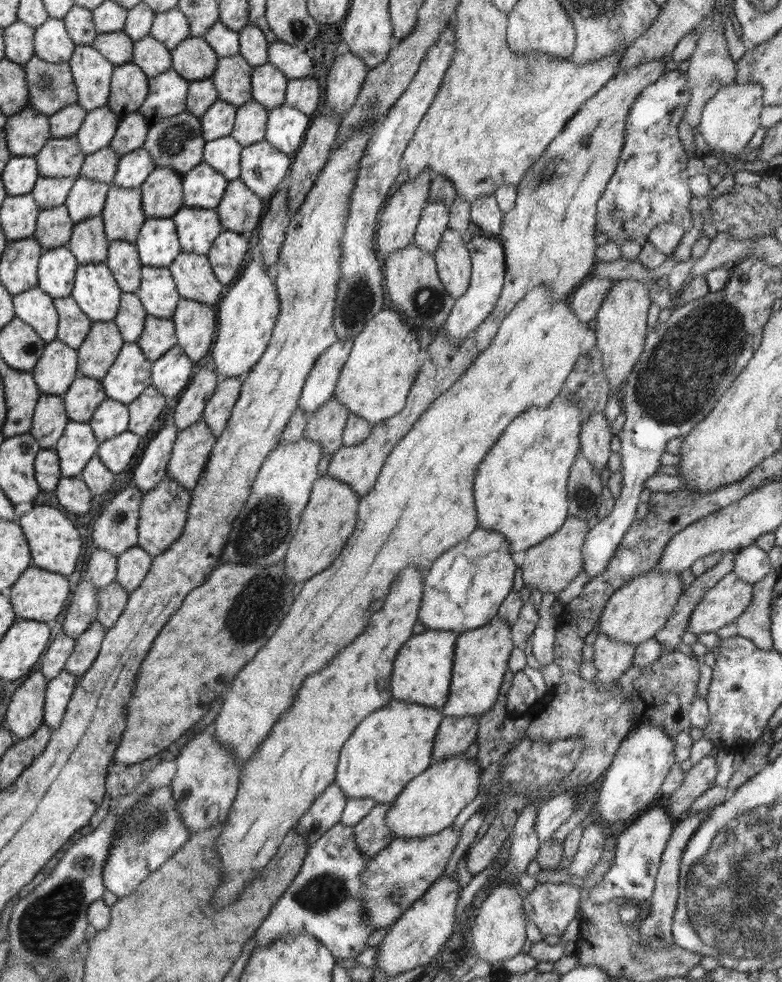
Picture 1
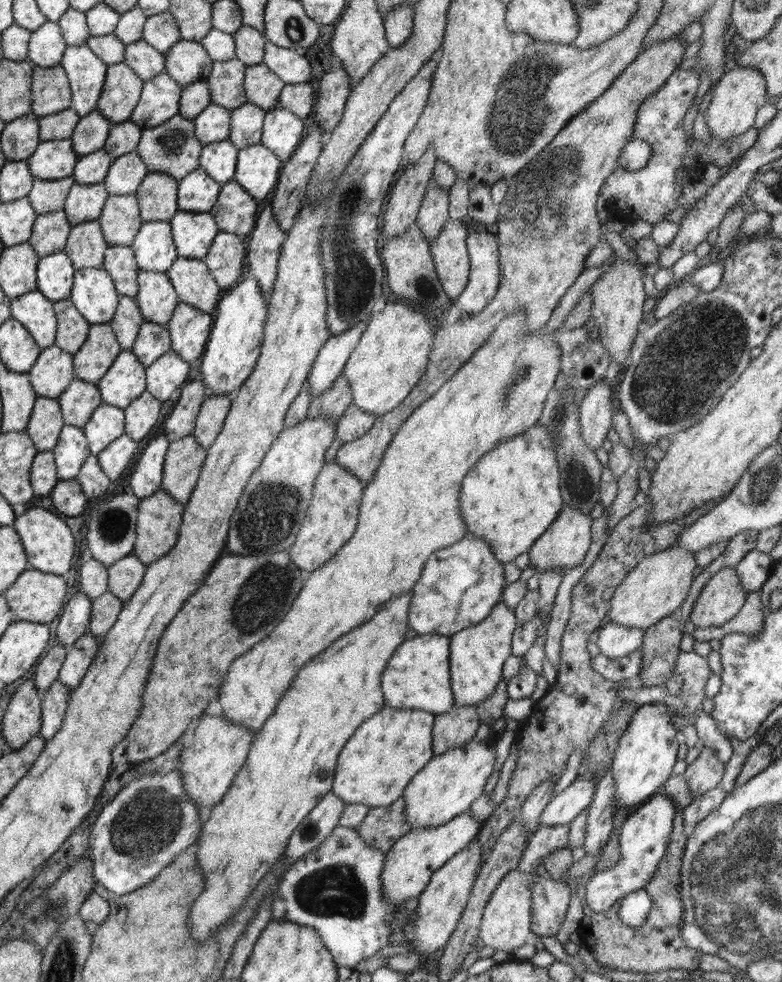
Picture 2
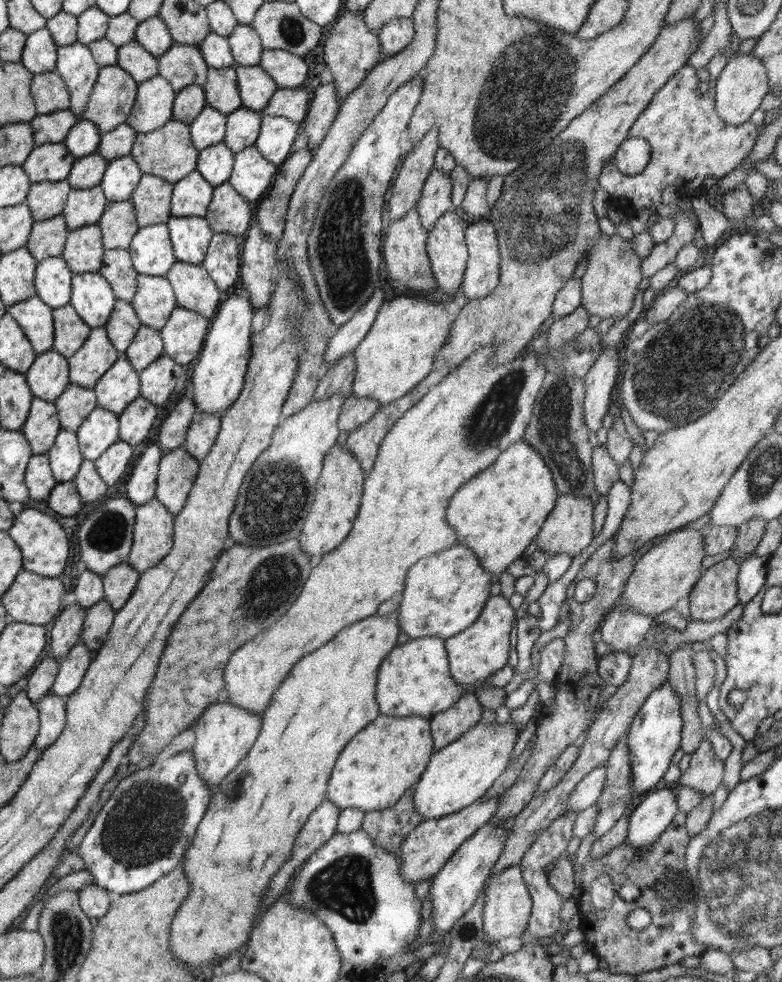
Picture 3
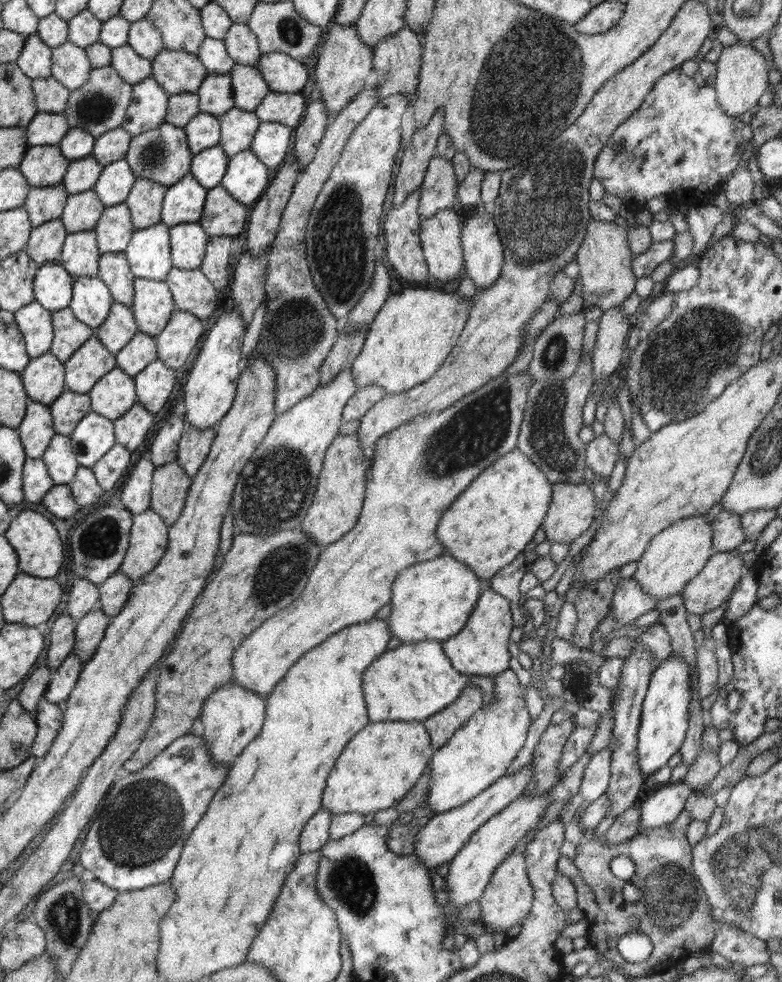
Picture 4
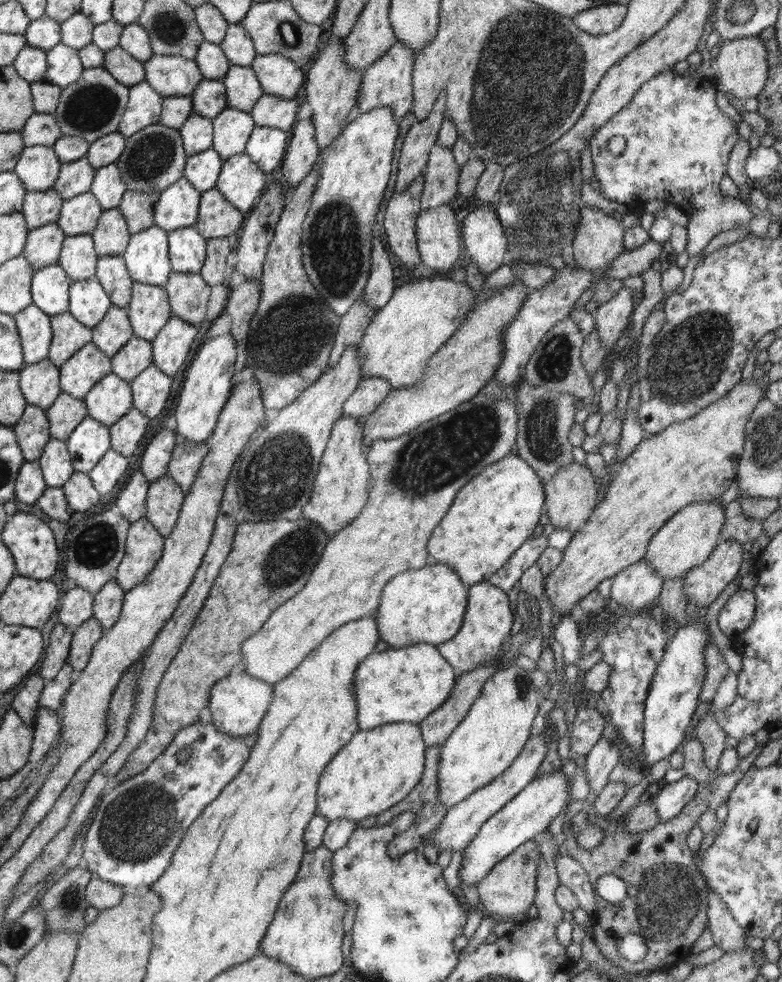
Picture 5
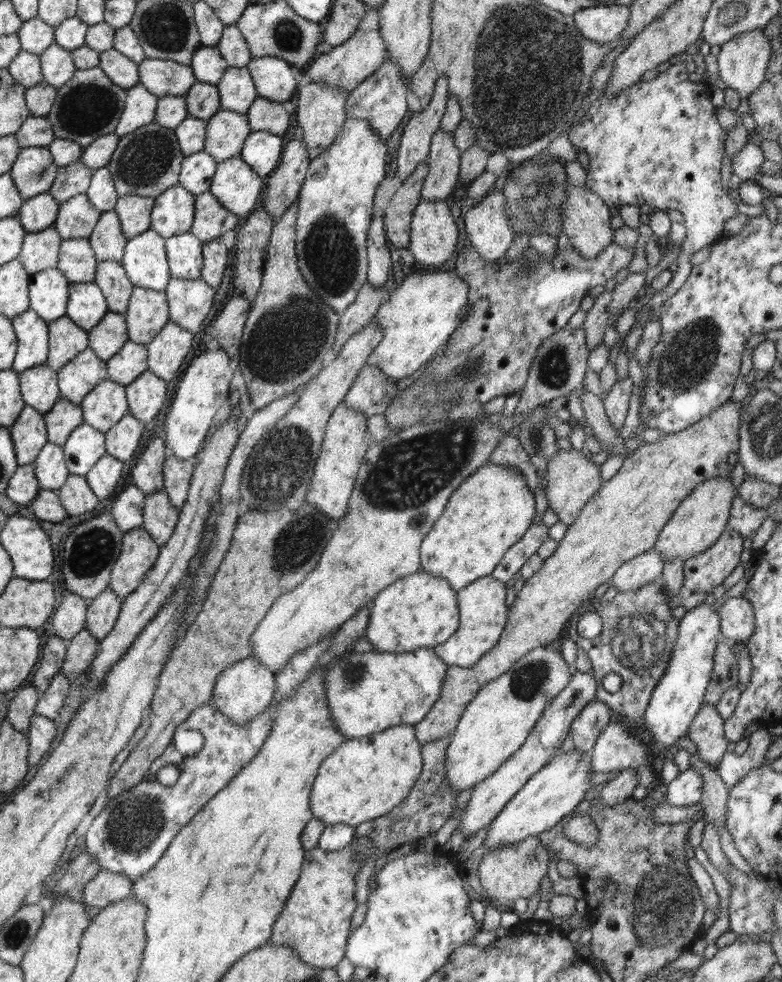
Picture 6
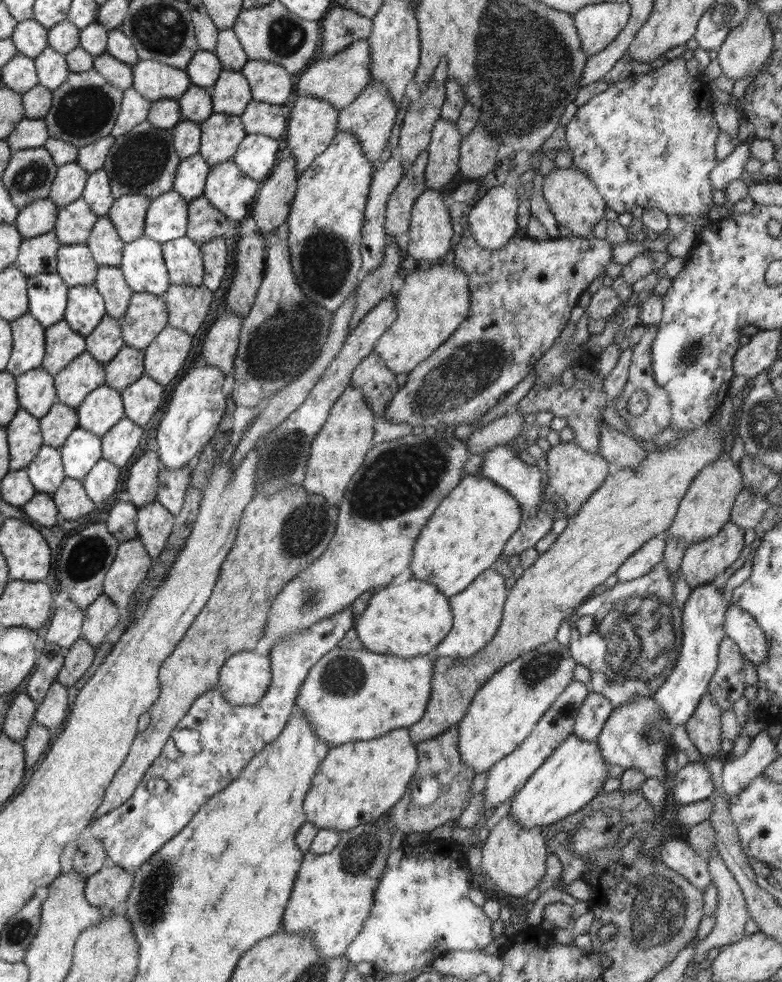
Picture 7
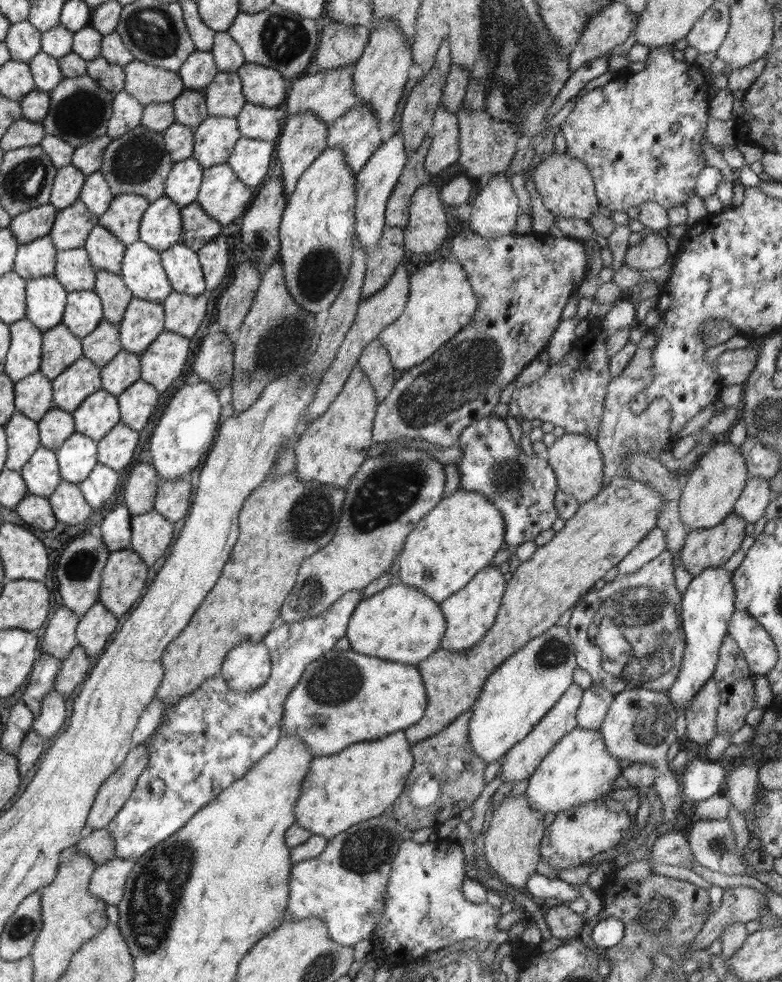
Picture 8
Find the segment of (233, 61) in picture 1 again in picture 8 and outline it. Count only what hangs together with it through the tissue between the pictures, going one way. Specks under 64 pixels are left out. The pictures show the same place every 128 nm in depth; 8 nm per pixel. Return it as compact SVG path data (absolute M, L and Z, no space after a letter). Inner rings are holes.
M184 89L172 102L176 123L196 128L209 116L202 90Z

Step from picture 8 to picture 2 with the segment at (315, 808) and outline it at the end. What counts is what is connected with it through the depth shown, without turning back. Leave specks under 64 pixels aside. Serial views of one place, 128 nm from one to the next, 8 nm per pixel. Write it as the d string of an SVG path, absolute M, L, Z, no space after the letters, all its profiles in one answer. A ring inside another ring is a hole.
M384 706L370 716L342 747L336 763L332 792L344 804L388 807L403 796L408 782L435 756L432 730L436 714L420 709Z

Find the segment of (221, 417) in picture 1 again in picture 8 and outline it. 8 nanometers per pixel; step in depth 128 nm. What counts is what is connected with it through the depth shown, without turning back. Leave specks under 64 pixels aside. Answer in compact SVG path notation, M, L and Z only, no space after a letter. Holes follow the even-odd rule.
M158 480L154 510L169 522L184 519L190 509L192 484L188 480Z

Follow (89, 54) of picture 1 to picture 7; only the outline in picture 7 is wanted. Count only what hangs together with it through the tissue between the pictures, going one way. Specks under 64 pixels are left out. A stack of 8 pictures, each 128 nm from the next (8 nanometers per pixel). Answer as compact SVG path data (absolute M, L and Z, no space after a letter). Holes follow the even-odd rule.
M46 47L34 60L38 84L51 91L63 84L71 73L65 55L52 47Z

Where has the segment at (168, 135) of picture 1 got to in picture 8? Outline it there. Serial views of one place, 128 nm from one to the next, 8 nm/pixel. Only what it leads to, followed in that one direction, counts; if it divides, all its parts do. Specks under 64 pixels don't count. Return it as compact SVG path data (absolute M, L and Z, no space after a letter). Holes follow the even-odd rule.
M138 125L123 136L112 139L102 156L102 166L99 170L114 196L139 194L151 203L165 194L166 178L175 162L170 157L170 151L166 149L162 133Z

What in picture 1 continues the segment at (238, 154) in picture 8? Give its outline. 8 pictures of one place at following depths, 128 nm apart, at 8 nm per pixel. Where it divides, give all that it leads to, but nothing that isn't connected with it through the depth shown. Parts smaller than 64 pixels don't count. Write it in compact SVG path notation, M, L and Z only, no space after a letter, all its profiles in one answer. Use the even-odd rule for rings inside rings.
M286 104L269 109L265 140L274 148L294 156L303 144L310 117Z

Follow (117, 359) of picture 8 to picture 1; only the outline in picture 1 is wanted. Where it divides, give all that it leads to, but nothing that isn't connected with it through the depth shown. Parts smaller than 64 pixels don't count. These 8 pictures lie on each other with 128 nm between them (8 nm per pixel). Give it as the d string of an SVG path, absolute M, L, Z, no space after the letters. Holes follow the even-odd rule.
M152 315L146 316L144 330L136 343L140 345L148 361L158 360L177 343L174 321Z

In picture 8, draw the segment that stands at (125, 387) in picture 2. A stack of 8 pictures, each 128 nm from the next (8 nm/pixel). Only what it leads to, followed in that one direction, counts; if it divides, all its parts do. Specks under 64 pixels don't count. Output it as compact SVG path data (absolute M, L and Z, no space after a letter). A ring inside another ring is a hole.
M100 389L80 403L72 413L75 431L98 442L120 422L120 409L116 395Z

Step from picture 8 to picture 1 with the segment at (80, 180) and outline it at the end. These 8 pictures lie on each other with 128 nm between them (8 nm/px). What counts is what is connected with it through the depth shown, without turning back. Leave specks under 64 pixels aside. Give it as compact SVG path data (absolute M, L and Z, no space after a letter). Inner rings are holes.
M110 147L86 155L80 168L80 175L111 184L116 176L120 158L120 153L116 153Z

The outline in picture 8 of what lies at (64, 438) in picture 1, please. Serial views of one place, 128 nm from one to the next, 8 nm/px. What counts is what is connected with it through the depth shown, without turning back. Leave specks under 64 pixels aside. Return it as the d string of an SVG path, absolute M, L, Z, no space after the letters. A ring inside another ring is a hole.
M40 445L20 470L30 494L50 497L62 482L56 453Z

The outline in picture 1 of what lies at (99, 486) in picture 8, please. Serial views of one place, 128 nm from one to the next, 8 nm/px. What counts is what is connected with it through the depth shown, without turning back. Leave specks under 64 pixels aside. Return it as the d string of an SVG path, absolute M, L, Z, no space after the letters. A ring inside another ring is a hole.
M128 430L99 443L96 454L102 459L104 466L114 474L122 473L124 468L132 462L138 446L140 446L141 436Z

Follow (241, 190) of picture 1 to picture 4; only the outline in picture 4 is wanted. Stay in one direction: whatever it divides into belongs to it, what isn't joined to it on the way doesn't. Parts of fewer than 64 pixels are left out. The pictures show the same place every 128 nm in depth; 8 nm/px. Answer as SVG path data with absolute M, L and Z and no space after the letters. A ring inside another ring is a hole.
M222 185L209 189L198 223L208 236L240 234L247 226L247 207L234 199Z

